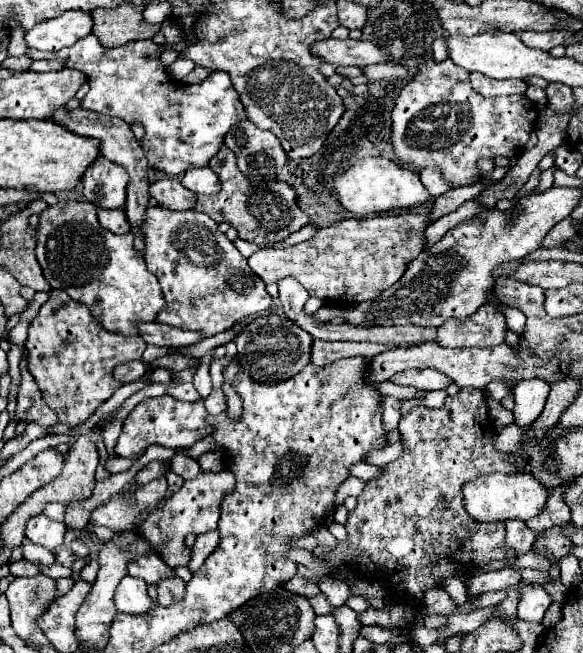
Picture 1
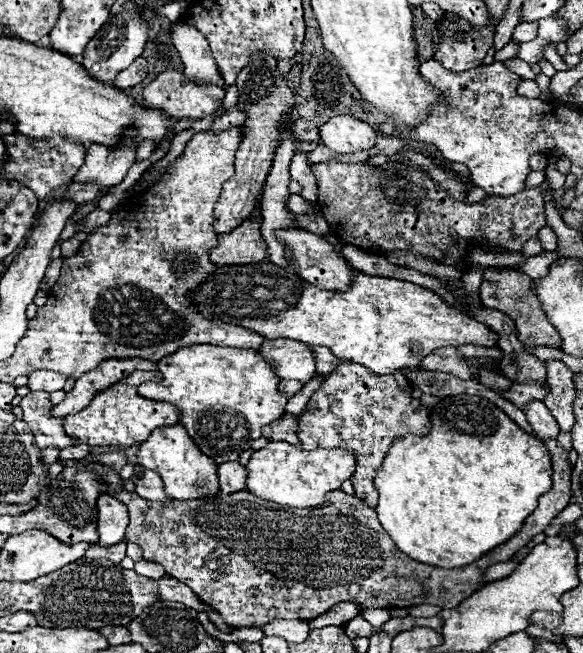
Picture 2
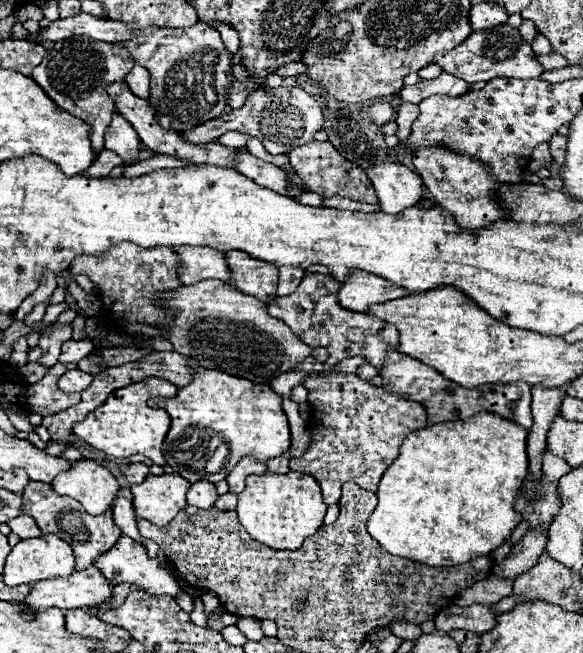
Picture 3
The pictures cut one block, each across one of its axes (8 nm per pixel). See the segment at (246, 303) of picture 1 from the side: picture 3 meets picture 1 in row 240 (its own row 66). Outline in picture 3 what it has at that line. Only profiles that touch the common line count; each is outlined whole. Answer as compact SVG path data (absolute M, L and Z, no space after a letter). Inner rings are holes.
M198 22L190 28L146 28L146 30L136 30L130 40L118 44L124 46L138 64L148 68L152 78L148 102L156 110L156 116L164 128L190 130L198 124L204 124L206 120L218 118L224 112L226 88L234 82L234 78L230 76L232 54L226 50L220 32L216 28L210 28L204 22Z

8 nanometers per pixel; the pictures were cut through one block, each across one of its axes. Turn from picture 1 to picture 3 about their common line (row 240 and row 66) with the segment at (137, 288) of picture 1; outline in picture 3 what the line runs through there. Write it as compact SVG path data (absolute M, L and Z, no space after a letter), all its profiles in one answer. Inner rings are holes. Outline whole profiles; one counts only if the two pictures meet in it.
M70 36L66 40L54 42L54 48L46 50L42 62L34 68L30 78L42 86L42 90L66 112L82 118L92 128L92 146L96 152L104 148L104 132L110 126L110 116L118 112L114 98L106 92L106 88L114 82L124 82L126 74L134 66L130 52L120 48L118 44L100 42L88 36Z

